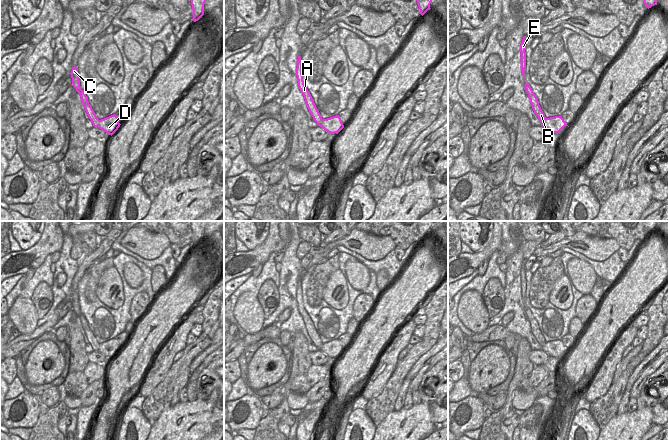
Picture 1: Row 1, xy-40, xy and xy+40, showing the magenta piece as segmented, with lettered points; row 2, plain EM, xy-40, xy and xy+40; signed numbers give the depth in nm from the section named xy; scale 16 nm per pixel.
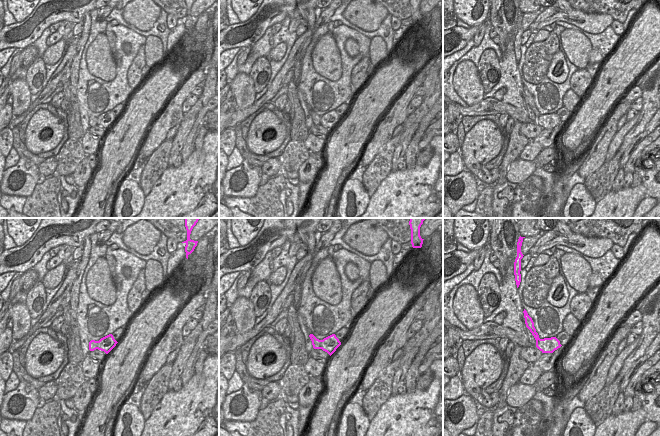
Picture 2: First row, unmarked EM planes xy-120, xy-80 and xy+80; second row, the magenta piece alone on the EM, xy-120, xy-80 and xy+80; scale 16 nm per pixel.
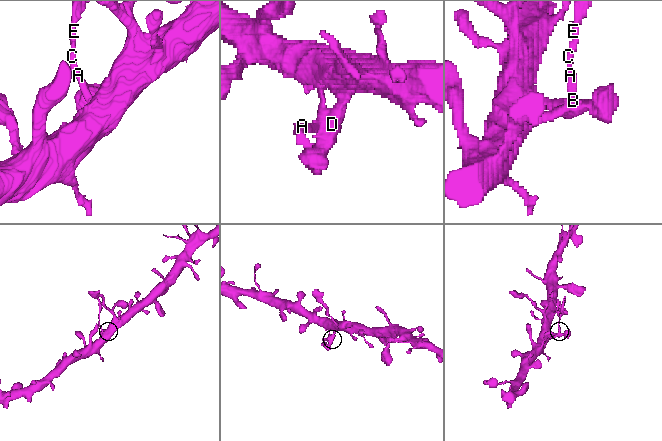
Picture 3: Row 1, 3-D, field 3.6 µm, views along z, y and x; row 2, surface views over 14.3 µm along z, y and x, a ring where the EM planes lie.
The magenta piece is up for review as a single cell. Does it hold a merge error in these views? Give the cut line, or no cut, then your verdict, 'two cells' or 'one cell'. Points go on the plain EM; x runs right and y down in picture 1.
cut in xy along (313, 326), (311, 339); two cells

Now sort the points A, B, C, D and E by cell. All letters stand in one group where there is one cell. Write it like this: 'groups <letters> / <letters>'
groups A C E / B D

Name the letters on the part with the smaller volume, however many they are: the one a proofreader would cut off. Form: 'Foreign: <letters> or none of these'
Foreign: A, C, E

